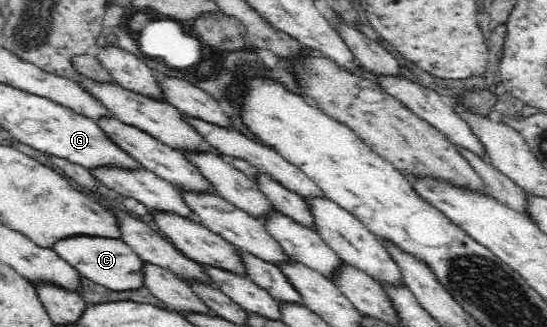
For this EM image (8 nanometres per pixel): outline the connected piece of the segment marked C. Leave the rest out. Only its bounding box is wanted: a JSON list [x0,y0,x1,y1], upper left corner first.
[53,236,144,290]

